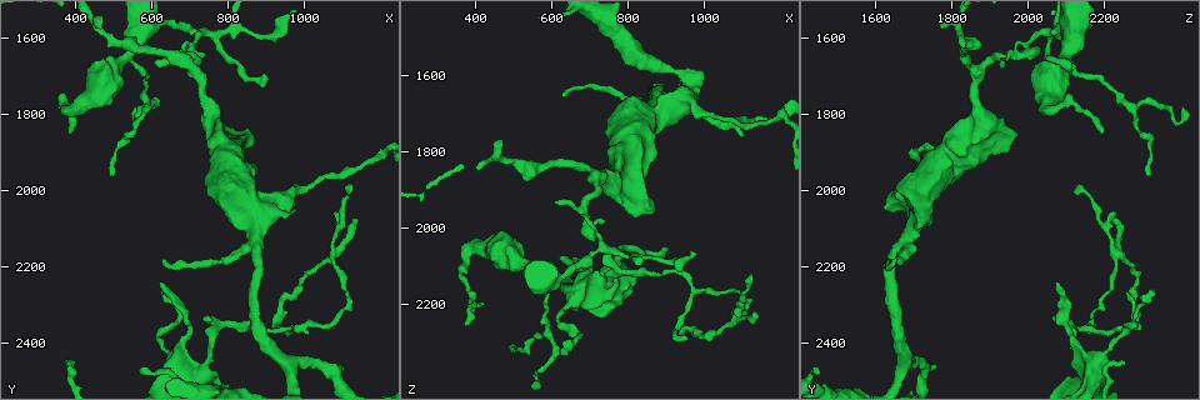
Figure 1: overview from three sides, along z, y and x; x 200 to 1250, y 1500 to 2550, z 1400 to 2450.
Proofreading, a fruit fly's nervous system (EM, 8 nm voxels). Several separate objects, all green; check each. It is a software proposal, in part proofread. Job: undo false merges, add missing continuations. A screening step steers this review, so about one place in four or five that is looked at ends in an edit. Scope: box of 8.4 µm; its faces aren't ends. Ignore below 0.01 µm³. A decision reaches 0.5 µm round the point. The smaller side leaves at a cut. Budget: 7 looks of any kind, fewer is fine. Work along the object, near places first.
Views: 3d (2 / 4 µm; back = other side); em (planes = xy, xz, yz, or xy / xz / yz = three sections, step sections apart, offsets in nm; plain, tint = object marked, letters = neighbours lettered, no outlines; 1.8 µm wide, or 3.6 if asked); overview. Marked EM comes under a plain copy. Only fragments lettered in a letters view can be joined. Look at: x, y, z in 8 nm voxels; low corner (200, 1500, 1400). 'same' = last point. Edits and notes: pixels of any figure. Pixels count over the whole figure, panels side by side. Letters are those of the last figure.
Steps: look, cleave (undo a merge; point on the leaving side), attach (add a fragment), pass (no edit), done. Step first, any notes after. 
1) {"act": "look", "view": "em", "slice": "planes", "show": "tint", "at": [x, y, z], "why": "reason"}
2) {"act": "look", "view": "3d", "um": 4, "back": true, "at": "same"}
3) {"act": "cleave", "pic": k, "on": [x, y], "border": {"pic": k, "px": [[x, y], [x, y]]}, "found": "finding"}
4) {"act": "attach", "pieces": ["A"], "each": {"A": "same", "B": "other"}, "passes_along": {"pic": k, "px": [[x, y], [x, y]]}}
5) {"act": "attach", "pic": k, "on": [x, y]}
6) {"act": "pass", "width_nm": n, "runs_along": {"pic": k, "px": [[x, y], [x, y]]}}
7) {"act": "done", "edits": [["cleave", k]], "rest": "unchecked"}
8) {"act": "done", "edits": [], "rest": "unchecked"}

{"act": "look", "view": "3d", "um": 4, "at": [625, 2235, 2080], "why": "an open end"}

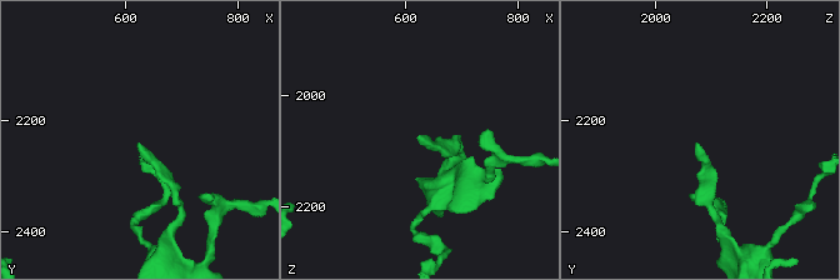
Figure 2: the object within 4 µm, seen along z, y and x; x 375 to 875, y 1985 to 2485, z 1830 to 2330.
{"act": "look", "view": "em", "slice": "planes", "show": "tint", "at": [625, 2245, 2075], "why": "now the EM"}

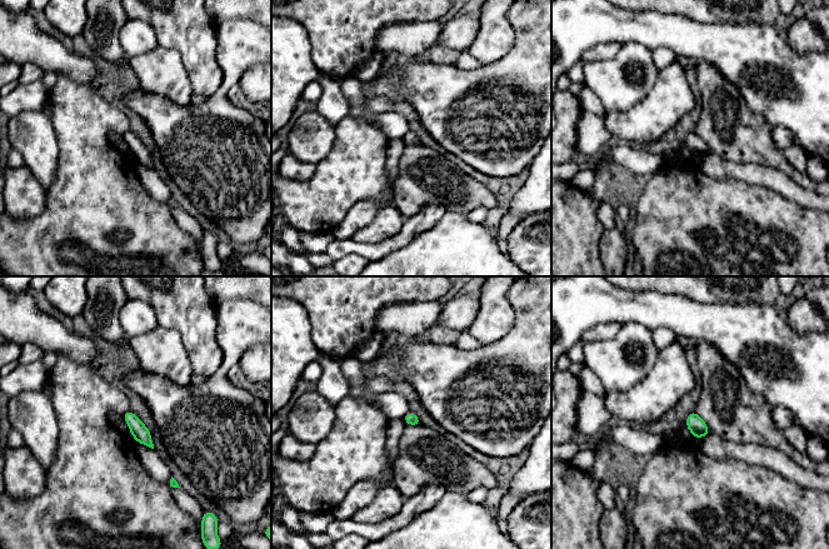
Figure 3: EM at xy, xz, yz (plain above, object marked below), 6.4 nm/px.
{"act": "look", "view": "em", "slice": "planes", "show": "letters", "at": "same"}

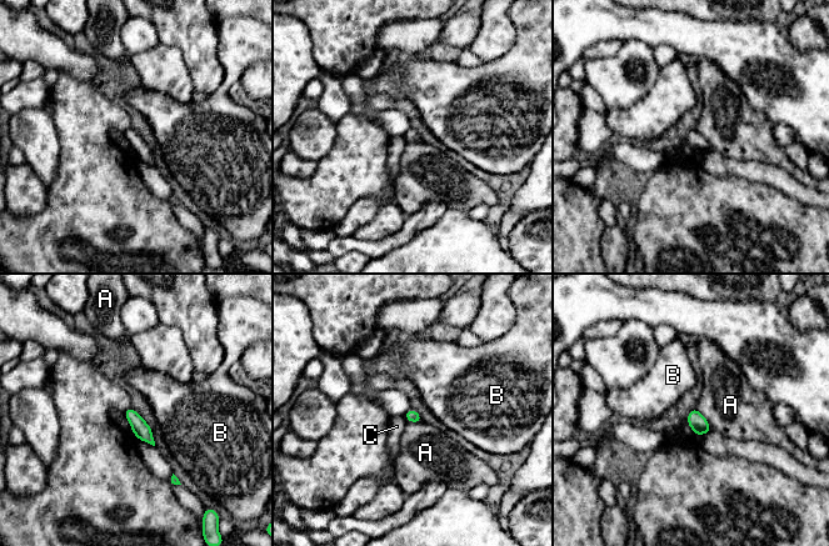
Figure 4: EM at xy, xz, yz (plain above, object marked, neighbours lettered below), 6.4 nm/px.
{"act": "pass", "each": {"A": "other", "B": "other", "C": "other"}, "border": {"pic": 4, "px": [[695, 409], [712, 429]]}, "found": "none of them fits"}

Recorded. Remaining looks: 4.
{"act": "look", "view": "em", "slice": "planes", "show": "tint", "at": [1080, 2165, 2245], "why": "branch point"}

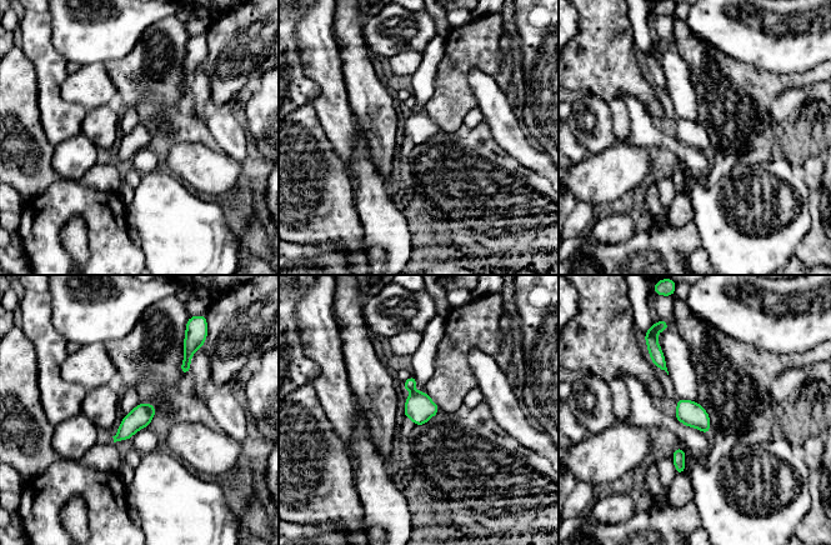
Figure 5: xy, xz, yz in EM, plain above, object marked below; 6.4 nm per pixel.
{"act": "look", "view": "em", "slice": "planes", "show": "letters", "at": "same"}

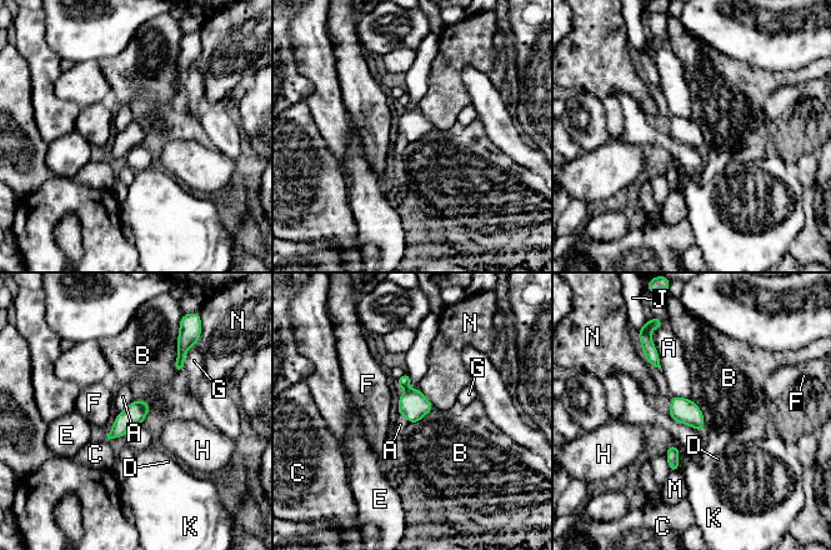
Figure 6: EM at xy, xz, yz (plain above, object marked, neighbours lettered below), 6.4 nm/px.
{"act": "pass", "each": {"A": "other", "B": "other", "C": "other", "D": "other", "E": "other", "F": "other", "G": "other", "H": "other", "J": "other", "K": "other", "M": "other", "N": "other"}, "border": {"pic": 6, "px": [[652, 343], [662, 371]]}, "found": "all the same neuron"}

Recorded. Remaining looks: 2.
{"act": "look", "view": "em", "slice": "planes", "show": "letters", "at": [635, 2275, 2335], "why": "thin end"}

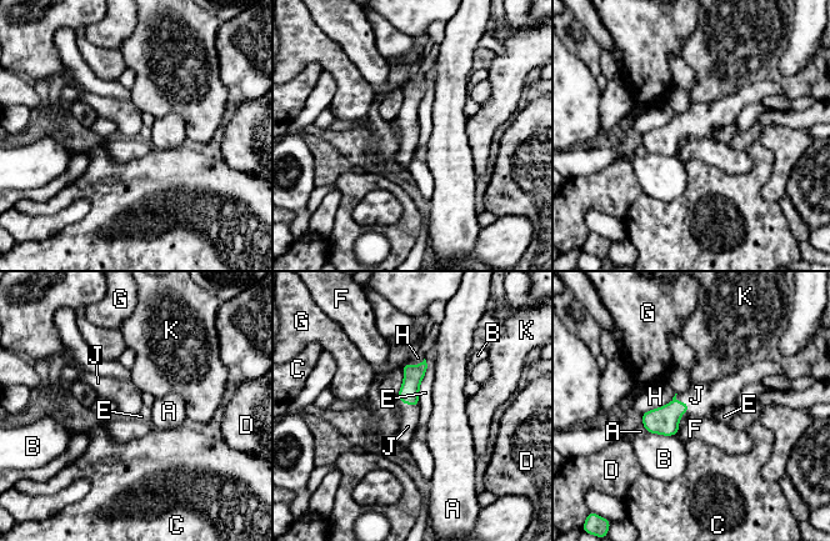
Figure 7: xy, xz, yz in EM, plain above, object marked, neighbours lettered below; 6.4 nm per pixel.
{"act": "attach", "pieces": ["J"], "width_nm": 130, "each": {"A": "other", "B": "other", "C": "other", "D": "other", "E": "other", "F": "other", "G": "other", "H": "other", "J": "same", "K": "other"}, "passes_along": {"pic": 7, "px": [[664, 420], [685, 402], [705, 400]]}, "found": "the neuron continues"}

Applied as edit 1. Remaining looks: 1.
{"act": "done", "edits": [["attach", 7]], "rest": "unchecked"}

